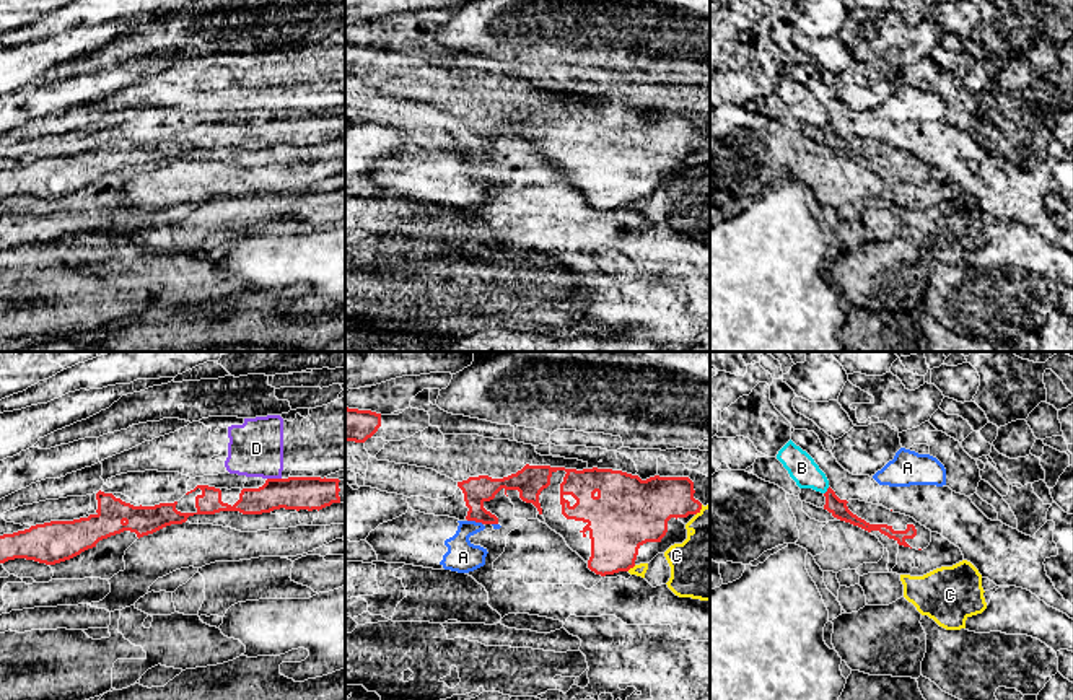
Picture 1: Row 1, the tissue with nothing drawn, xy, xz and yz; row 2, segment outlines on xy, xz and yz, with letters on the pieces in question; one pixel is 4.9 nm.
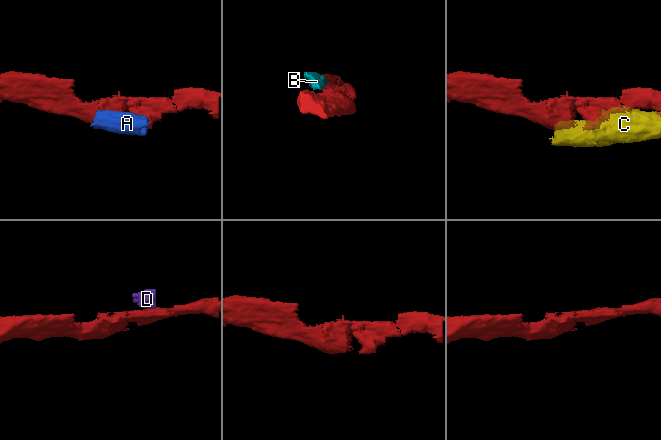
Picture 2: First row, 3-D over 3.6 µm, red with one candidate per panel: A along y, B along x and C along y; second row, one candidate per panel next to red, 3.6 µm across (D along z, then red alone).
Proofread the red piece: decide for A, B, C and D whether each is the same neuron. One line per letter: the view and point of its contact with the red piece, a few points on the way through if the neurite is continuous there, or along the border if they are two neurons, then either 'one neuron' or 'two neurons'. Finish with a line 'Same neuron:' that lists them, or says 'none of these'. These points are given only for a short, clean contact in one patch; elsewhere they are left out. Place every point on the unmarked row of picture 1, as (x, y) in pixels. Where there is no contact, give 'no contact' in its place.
A: contact xz (476, 157); border xz (468, 155), (482, 160); two neurons
B: contact yz (827, 126); two neurons
C: contact xz (630, 202); border xz (635, 201), (627, 205); two neurons
D: contact xy (274, 114); border xy (267, 113), (280, 114); two neurons
Same neuron: none of these

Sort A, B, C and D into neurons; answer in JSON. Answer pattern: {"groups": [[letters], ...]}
{"groups": [["A"], ["B"], ["C"], ["D"]]}

